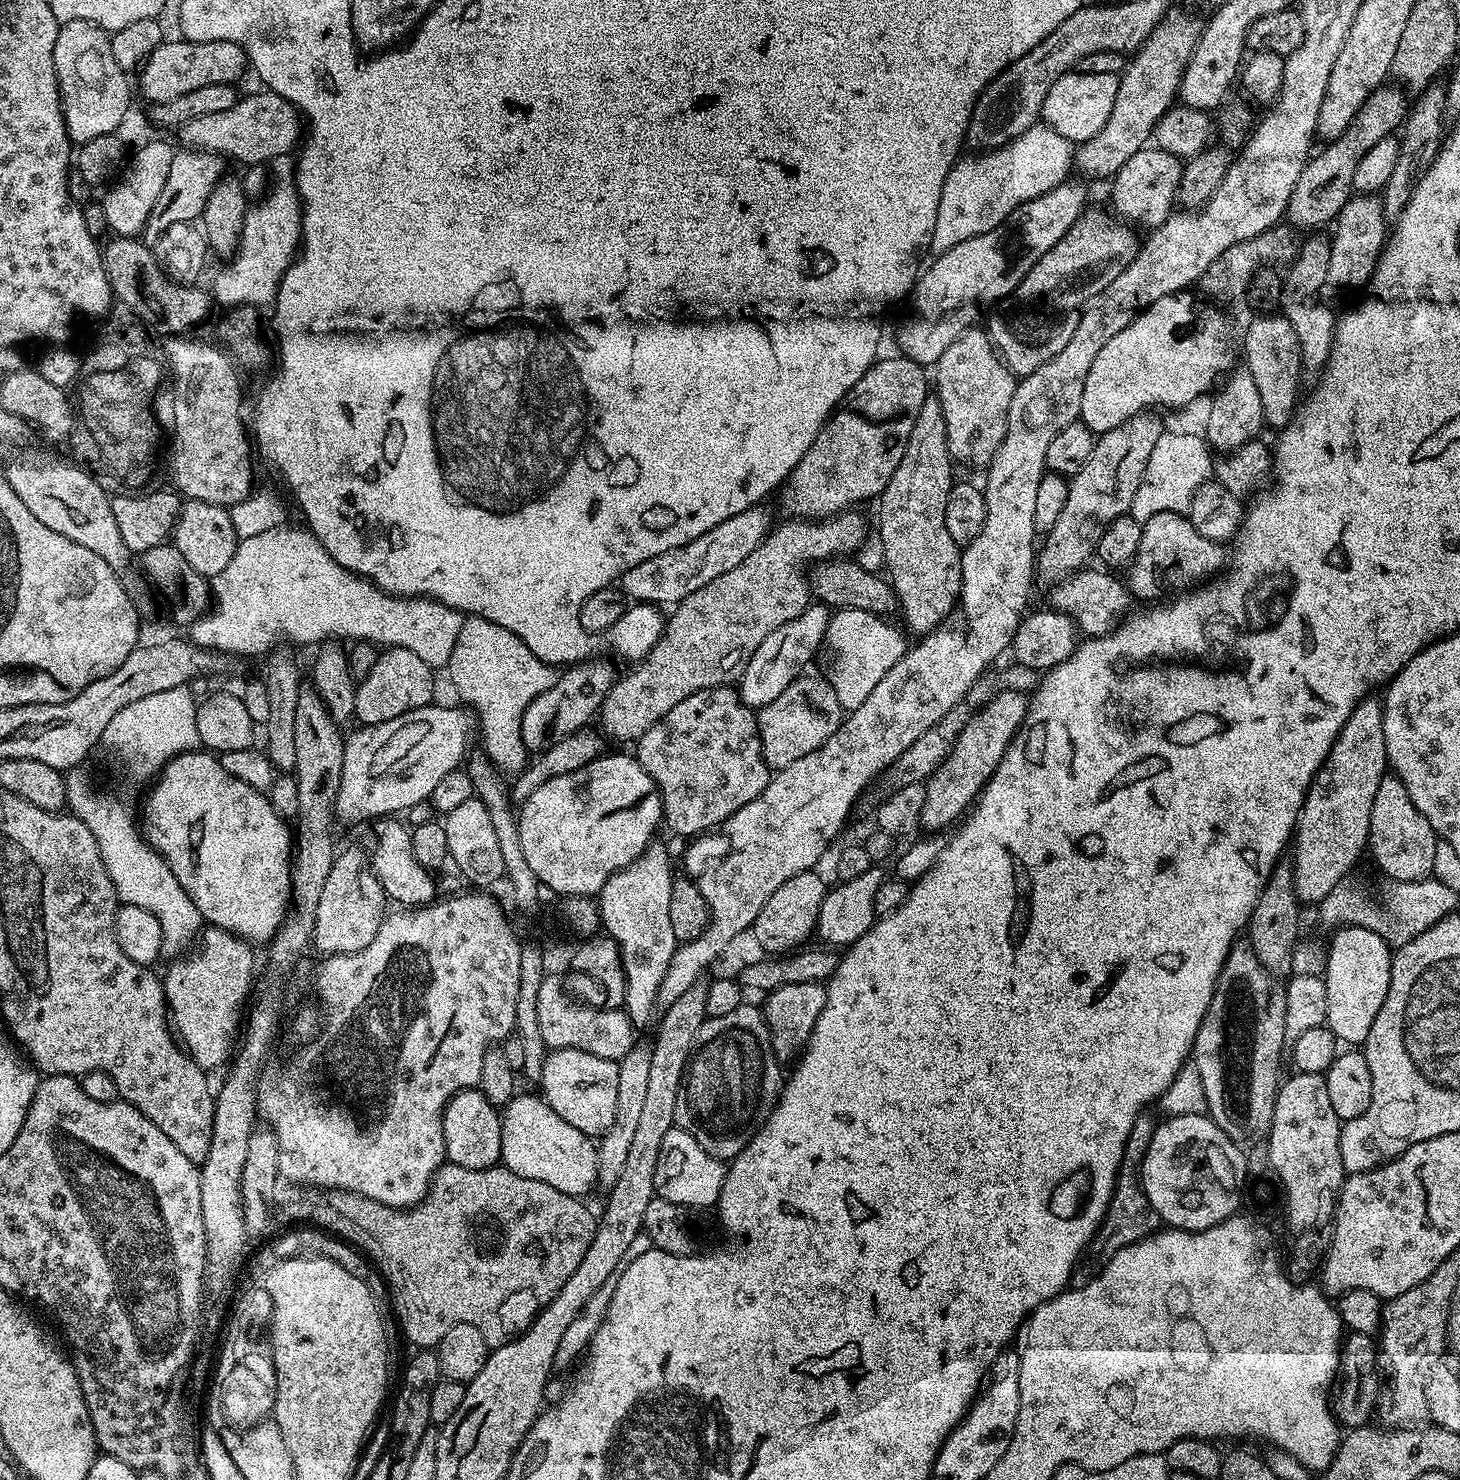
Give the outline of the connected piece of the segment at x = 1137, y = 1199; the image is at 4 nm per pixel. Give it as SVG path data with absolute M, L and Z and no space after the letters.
M1145 1110L1134 1118L1134 1130L1130 1130L1130 1138L1126 1138L1124 1157L1120 1163L1120 1169L1116 1172L1116 1185L1114 1194L1110 1198L1110 1206L1106 1210L1104 1220L1100 1223L1099 1230L1092 1237L1090 1252L1101 1258L1110 1257L1118 1250L1144 1240L1161 1227L1160 1215L1150 1206L1144 1187L1140 1185L1138 1171L1140 1163L1148 1152L1150 1138L1154 1138L1154 1130L1158 1123L1157 1117L1152 1117L1150 1113L1151 1111Z

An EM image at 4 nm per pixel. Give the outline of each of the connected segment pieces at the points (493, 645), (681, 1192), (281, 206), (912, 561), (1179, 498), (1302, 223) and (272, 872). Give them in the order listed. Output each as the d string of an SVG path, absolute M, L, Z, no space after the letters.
M468 616L446 675L452 679L452 688L471 706L478 719L478 736L484 739L483 755L487 756L501 773L519 774L530 760L528 745L522 738L522 716L526 706L538 698L555 682L557 669L542 662L510 630L481 616Z
M673 1126L662 1138L662 1148L658 1150L658 1166L654 1170L656 1196L666 1202L682 1204L689 1209L709 1208L720 1199L725 1165L715 1160L686 1130Z
M279 154L271 160L266 191L247 209L235 255L225 263L228 265L217 274L216 281L210 287L210 295L217 305L265 306L275 301L280 280L285 270L294 263L302 243L303 213L296 189L295 159L289 154Z
M930 394L926 402L922 402L922 410L918 410L918 422L914 430L910 430L910 442L906 442L906 454L902 462L898 462L898 470L894 470L894 478L878 497L880 504L880 531L878 537L885 550L885 565L890 577L892 590L899 599L899 611L903 612L908 623L907 631L927 634L935 632L945 623L944 620L952 611L957 611L962 582L962 566L960 565L961 545L956 544L946 528L946 502L954 483L952 477L954 459L948 450L946 417L936 394Z
M1165 430L1150 453L1150 462L1146 462L1146 474L1142 474L1138 494L1134 494L1130 515L1143 522L1154 518L1154 514L1163 512L1187 513L1194 494L1209 480L1213 472L1214 456L1203 435Z
M1381 86L1368 93L1366 102L1362 102L1358 114L1344 131L1344 135L1324 146L1328 148L1322 149L1320 153L1317 151L1304 165L1302 174L1294 186L1294 194L1290 194L1288 203L1286 220L1291 227L1303 230L1320 228L1323 224L1331 225L1342 210L1342 206L1346 206L1346 202L1352 199L1354 170L1358 170L1358 162L1362 162L1366 150L1370 150L1374 142L1382 142L1382 138L1393 135L1408 115L1410 106L1408 102L1404 102L1405 93L1399 87L1388 87Z
M183 752L168 761L158 773L158 779L151 785L152 793L148 796L148 801L144 804L144 816L142 812L142 835L148 841L149 846L157 852L170 866L170 870L174 870L174 878L178 878L178 882L182 886L182 890L186 890L186 894L190 894L190 898L194 902L194 906L198 906L201 917L211 927L221 928L227 932L233 932L235 936L239 936L241 940L247 940L253 945L267 945L282 926L285 914L288 913L290 901L292 899L292 868L294 861L294 836L286 825L285 817L280 816L274 810L271 800L261 789L245 788L241 780L236 780L234 774L222 772L219 763L214 762L211 755L200 756L201 754L191 754Z

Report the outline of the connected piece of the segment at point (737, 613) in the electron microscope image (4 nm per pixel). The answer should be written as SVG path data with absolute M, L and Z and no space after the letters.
M849 510L827 518L818 520L810 520L807 518L788 518L785 524L777 523L775 527L769 531L764 537L764 542L756 547L754 554L750 554L750 558L738 562L738 566L734 566L734 570L729 570L726 574L721 574L719 578L714 578L714 582L706 582L706 586L702 586L702 590L694 590L694 594L686 597L681 604L675 605L671 609L670 615L667 617L664 625L664 633L660 635L658 642L644 655L644 659L639 661L628 673L621 675L616 683L606 694L606 698L600 703L598 713L598 724L602 729L603 735L609 741L612 740L632 740L639 741L642 734L646 734L646 730L650 730L650 726L654 726L654 722L658 722L666 714L670 714L670 710L674 710L674 706L678 706L678 702L682 702L682 698L690 698L690 694L698 694L698 690L706 690L707 688L718 688L721 686L731 685L733 682L739 681L740 675L746 670L746 666L750 662L750 658L754 658L754 650L758 650L758 646L762 646L762 642L766 639L766 634L774 634L774 630L778 630L778 626L782 626L786 622L790 622L794 618L798 618L798 614L802 614L802 610L806 610L810 601L813 599L814 592L810 587L809 573L811 562L830 561L833 558L843 557L850 552L863 549L865 541L869 539L868 524L864 521L864 516L860 510Z

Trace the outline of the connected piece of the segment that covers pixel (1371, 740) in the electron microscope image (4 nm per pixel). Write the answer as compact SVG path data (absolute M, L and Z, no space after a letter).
M1365 698L1361 700L1358 706L1354 706L1354 710L1350 714L1350 718L1346 718L1346 726L1342 726L1342 730L1338 734L1338 738L1334 742L1334 746L1330 750L1330 754L1324 760L1324 765L1320 767L1316 777L1312 780L1308 793L1304 796L1304 805L1300 811L1300 816L1296 820L1296 831L1294 833L1294 848L1296 844L1296 857L1290 860L1292 869L1294 870L1294 890L1297 898L1300 899L1301 905L1318 906L1326 898L1326 894L1330 894L1330 890L1334 890L1334 886L1338 886L1340 881L1349 875L1348 871L1355 866L1360 860L1360 855L1365 855L1368 846L1368 835L1370 834L1370 809L1374 806L1374 794L1378 794L1378 782L1382 782L1382 778L1389 771L1388 755L1386 754L1386 738L1384 737L1384 706L1379 699Z

